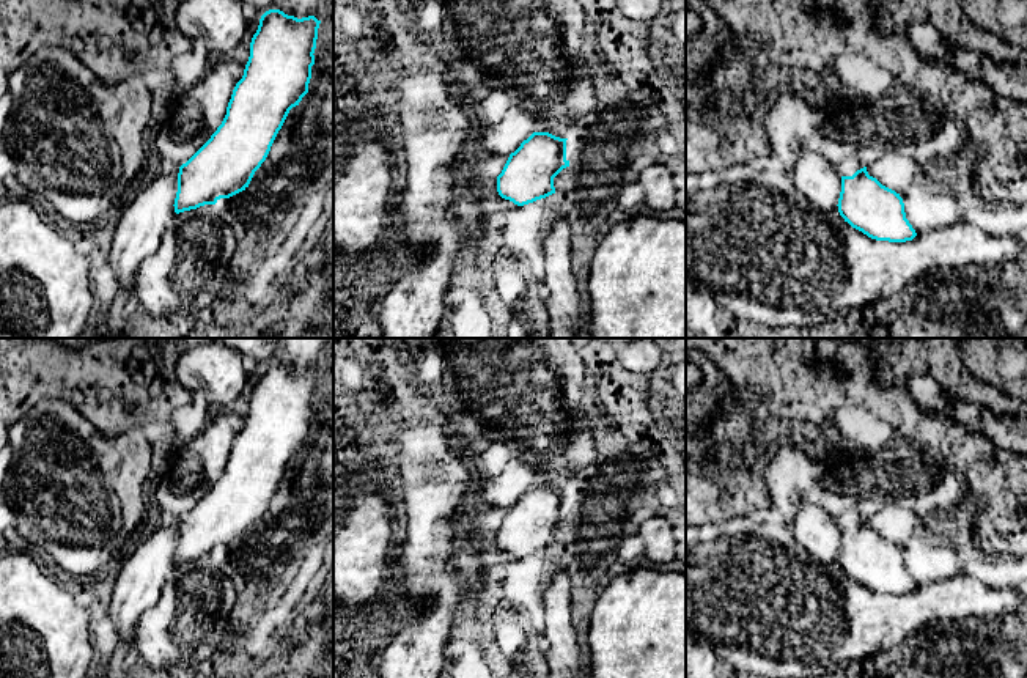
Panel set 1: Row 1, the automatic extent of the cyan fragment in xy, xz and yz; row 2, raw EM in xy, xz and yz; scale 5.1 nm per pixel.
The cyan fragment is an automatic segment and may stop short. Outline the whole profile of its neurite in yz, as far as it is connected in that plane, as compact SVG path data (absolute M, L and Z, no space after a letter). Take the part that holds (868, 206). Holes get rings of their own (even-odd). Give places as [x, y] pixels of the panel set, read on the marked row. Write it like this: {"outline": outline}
{"outline": "M867 167L852 176L841 176L837 206L845 222L871 239L906 242L917 236L900 193L870 176Z"}

